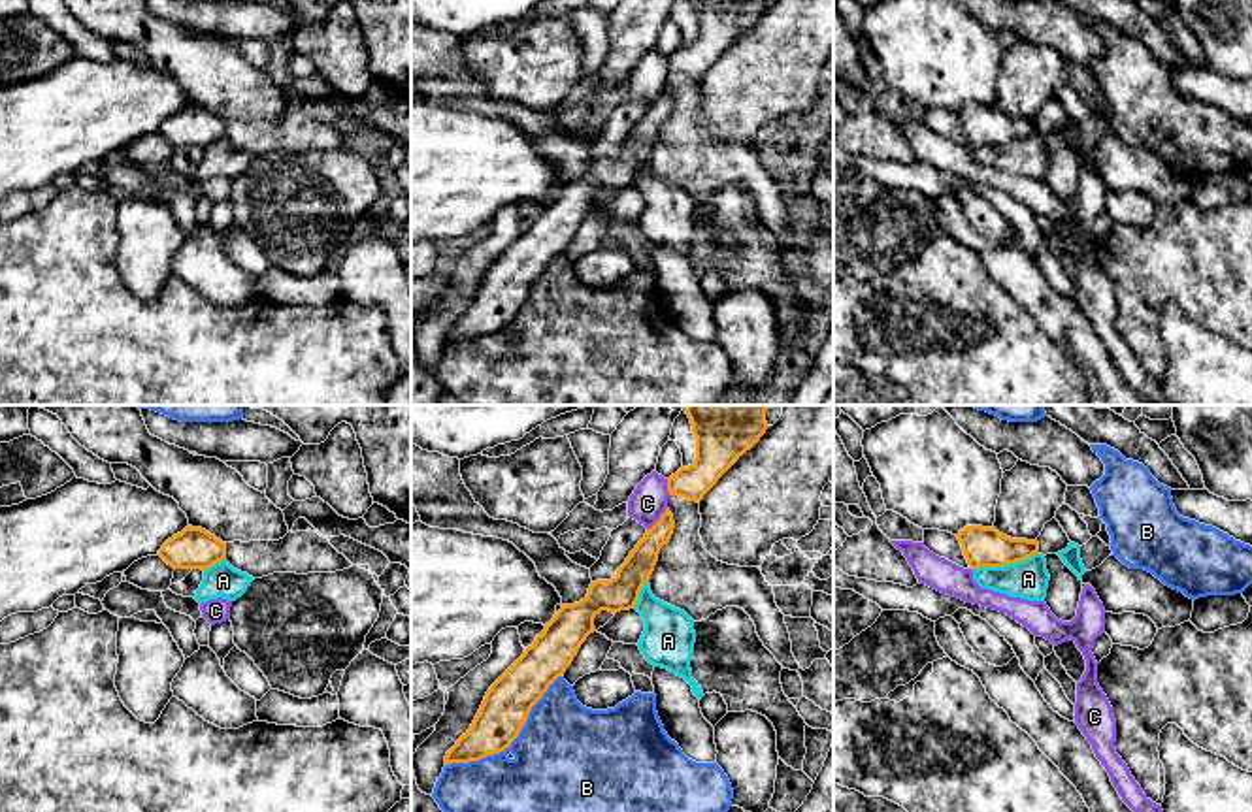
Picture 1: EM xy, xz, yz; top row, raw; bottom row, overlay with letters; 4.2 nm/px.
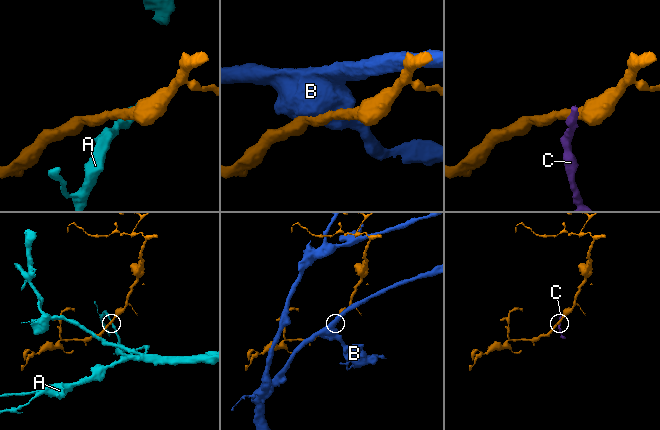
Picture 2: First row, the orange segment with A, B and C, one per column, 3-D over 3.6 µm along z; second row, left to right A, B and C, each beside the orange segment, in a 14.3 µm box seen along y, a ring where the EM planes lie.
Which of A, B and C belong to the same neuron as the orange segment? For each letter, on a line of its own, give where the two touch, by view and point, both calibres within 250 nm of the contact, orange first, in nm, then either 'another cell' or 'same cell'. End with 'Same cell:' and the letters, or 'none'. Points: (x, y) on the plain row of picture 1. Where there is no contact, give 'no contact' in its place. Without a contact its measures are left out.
A: yz (1005, 142) | 180/170 nm | another cell
B: xz (511, 319) | 200/440 nm | another cell
C: xz (660, 97) | 130/160 nm | another cell
Same cell: none

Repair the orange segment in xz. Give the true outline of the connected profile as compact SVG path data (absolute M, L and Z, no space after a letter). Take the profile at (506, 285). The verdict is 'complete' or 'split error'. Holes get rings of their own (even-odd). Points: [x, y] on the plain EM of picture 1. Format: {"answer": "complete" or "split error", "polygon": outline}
{"answer": "complete", "polygon": "M666 87L615 156L596 158L585 177L562 183L534 222L490 264L471 305L447 330L445 343L479 339L511 324L532 284L566 251L581 222L596 209L594 196L601 188L617 192L635 185L673 106L673 92Z"}

